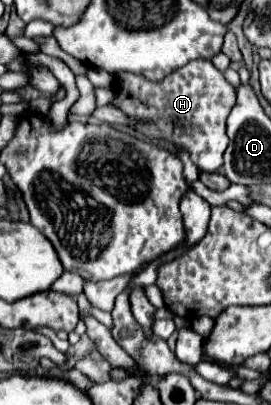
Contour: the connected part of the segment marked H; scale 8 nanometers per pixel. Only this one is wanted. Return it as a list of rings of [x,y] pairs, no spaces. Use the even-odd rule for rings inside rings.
[[[196,59],[180,71],[172,71],[160,83],[152,83],[142,75],[114,75],[116,97],[110,105],[118,107],[126,117],[136,119],[134,129],[150,139],[162,139],[174,147],[188,151],[192,163],[200,171],[214,173],[222,165],[222,155],[228,147],[226,119],[236,103],[236,89],[226,81],[224,73],[218,71],[212,61]],[[182,131],[182,133],[178,133]]]

